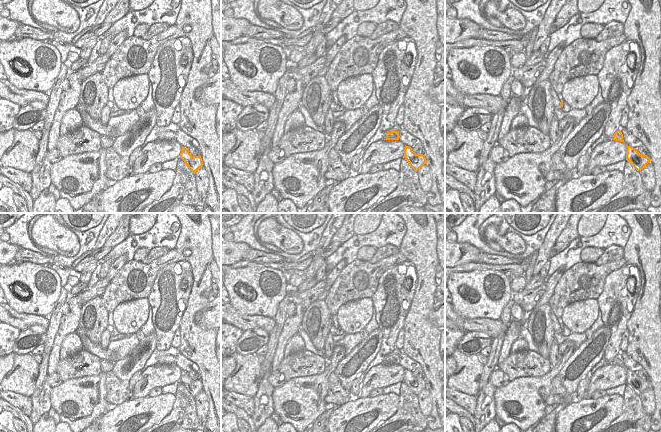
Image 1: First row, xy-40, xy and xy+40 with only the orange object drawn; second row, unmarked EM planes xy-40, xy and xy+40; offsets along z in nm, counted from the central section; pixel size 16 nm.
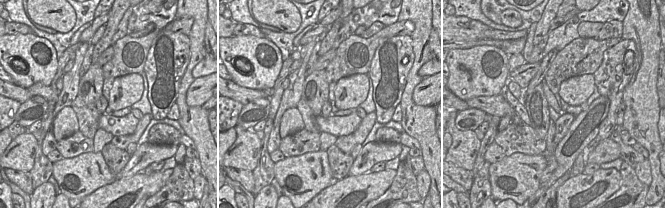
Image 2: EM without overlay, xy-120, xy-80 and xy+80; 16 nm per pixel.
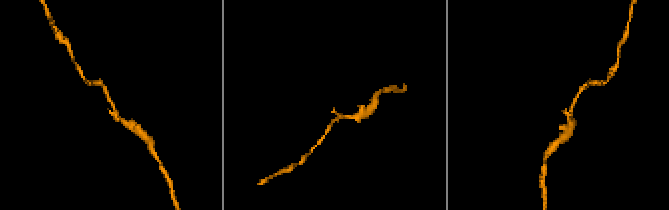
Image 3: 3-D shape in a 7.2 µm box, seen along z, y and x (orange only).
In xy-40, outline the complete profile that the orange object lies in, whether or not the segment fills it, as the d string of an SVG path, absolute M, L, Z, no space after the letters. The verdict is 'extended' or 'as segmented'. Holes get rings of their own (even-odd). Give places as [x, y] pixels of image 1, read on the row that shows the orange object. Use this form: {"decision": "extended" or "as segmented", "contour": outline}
{"decision": "as segmented", "contour": "M182 147L180 158L185 162L187 167L195 174L196 171L203 166L202 158L200 155L192 156L189 151L189 148Z"}

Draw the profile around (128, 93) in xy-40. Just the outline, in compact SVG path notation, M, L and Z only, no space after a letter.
M141 74L120 79L113 87L114 103L120 110L135 110L147 97L148 75Z

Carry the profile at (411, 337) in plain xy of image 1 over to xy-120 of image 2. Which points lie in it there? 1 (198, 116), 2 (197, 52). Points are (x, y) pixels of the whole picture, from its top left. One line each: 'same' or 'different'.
1: same
2: same

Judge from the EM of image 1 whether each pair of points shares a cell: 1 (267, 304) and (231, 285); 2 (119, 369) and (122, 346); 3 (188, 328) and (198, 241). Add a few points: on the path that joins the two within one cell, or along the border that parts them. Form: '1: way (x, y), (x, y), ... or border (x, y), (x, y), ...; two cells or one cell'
1: way (257, 304), (245, 304), (236, 295); one cell
2: border (138, 344), (114, 363); two cells
3: way (193, 306), (199, 298), (202, 286), (201, 263); one cell

